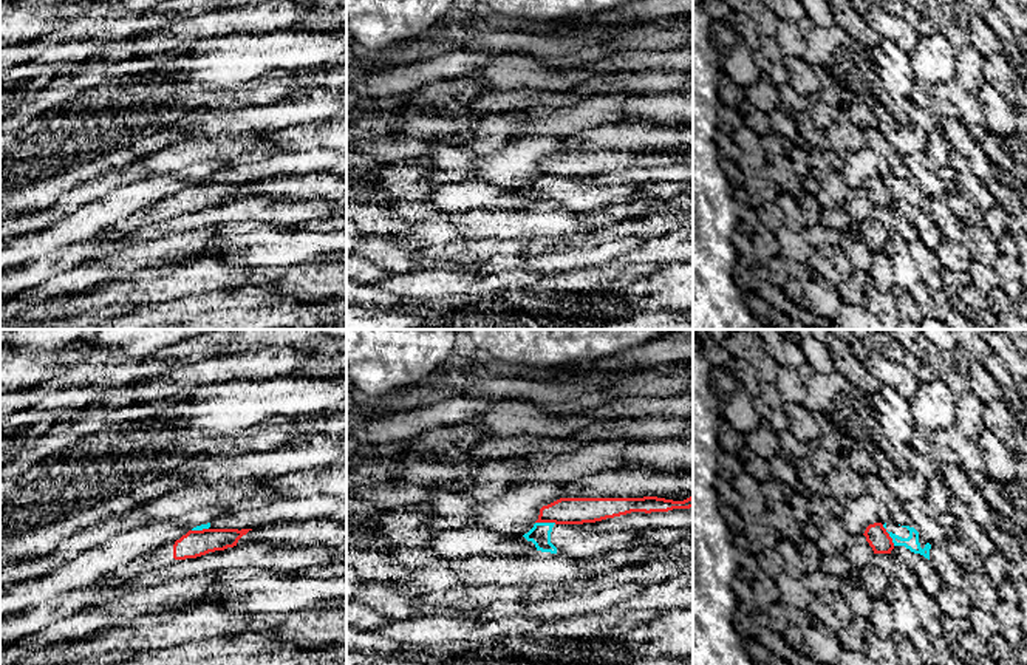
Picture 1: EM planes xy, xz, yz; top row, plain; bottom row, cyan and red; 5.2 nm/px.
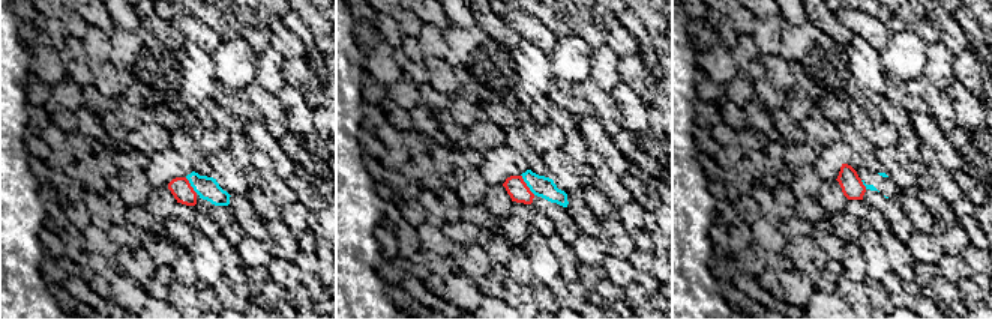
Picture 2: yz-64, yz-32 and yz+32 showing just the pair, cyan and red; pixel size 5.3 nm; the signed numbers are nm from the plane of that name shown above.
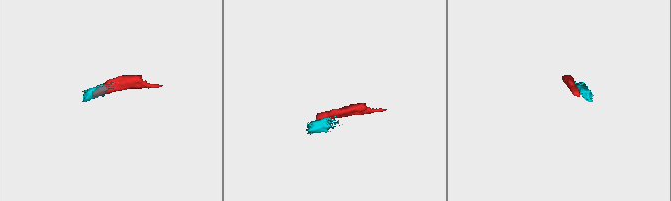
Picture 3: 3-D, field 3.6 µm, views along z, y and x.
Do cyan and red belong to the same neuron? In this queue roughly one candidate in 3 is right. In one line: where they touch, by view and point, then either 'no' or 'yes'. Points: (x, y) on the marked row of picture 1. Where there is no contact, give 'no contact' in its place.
contact xz (546, 523); no

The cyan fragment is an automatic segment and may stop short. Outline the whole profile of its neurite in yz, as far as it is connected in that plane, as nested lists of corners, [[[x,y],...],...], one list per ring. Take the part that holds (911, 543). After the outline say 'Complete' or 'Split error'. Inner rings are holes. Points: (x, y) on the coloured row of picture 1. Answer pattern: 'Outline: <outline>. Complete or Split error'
Outline: [[[892,520],[883,524],[894,546],[905,546],[914,554],[920,554],[930,560],[931,544],[926,543],[914,527],[896,524]]]. Split error

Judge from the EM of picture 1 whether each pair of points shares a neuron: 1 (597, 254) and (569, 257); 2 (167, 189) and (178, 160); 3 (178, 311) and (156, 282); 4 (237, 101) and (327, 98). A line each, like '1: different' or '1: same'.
1: same
2: different
3: different
4: different

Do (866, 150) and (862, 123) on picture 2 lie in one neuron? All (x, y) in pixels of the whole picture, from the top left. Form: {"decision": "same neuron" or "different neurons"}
{"decision": "different neurons"}

